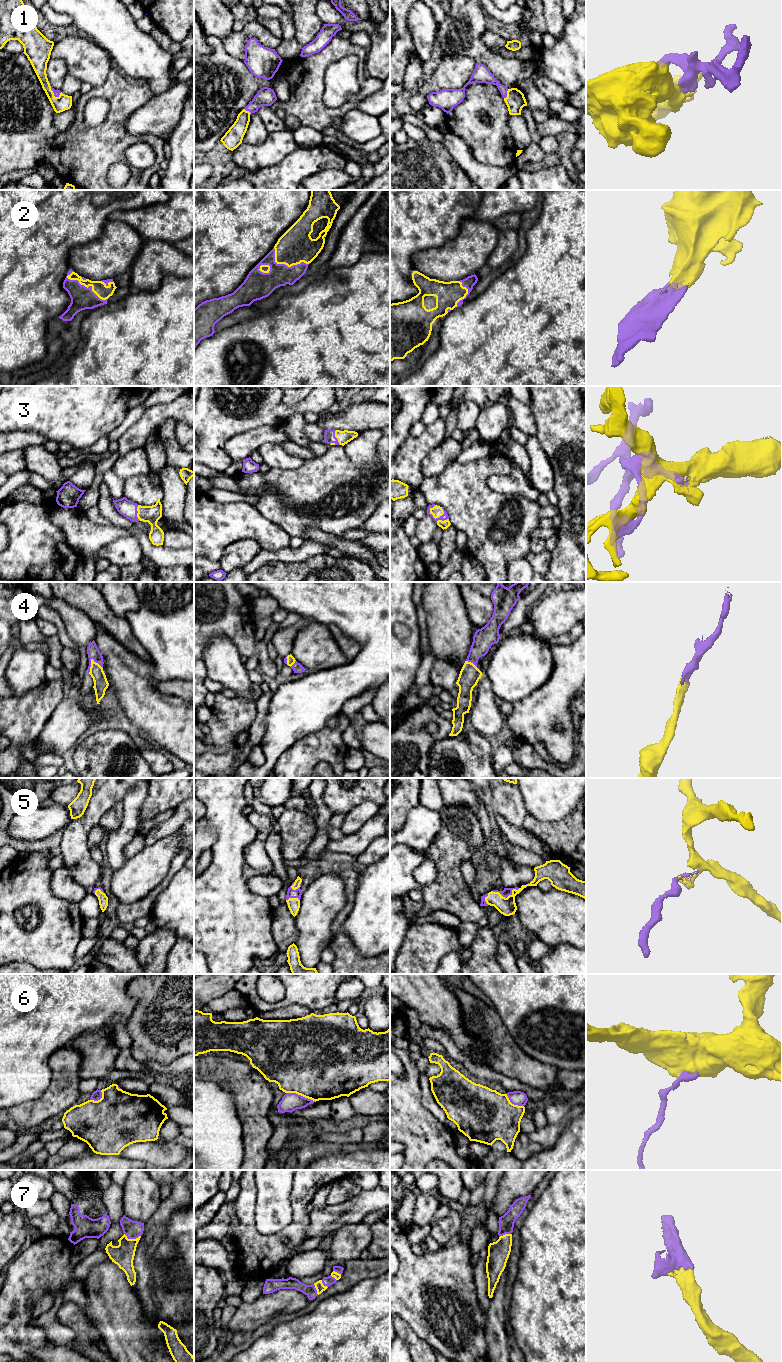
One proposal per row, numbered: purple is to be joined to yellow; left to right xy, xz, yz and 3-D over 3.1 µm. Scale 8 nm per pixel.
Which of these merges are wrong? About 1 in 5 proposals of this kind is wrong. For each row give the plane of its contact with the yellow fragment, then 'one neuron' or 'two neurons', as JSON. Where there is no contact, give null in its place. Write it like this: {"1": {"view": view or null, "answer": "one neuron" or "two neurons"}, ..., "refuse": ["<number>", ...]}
{"1": {"view": "yz", "answer": "one neuron"}, "2": {"view": "xy", "answer": "one neuron"}, "3": {"view": "yz", "answer": "one neuron"}, "4": {"view": "xy", "answer": "one neuron"}, "5": {"view": "yz", "answer": "one neuron"}, "6": {"view": "xz", "answer": "two neurons"}, "7": {"view": "xy", "answer": "one neuron"}, "refuse": ["6"]}

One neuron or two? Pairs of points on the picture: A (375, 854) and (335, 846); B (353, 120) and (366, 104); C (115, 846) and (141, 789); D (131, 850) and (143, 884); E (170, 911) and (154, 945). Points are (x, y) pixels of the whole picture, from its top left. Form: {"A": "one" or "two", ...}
{"A": "two", "B": "two", "C": "one", "D": "two", "E": "two"}

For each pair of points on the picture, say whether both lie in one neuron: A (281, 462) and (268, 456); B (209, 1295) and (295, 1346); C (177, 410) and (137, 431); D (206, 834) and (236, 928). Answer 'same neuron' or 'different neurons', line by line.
A: same neuron
B: different neurons
C: same neuron
D: different neurons

